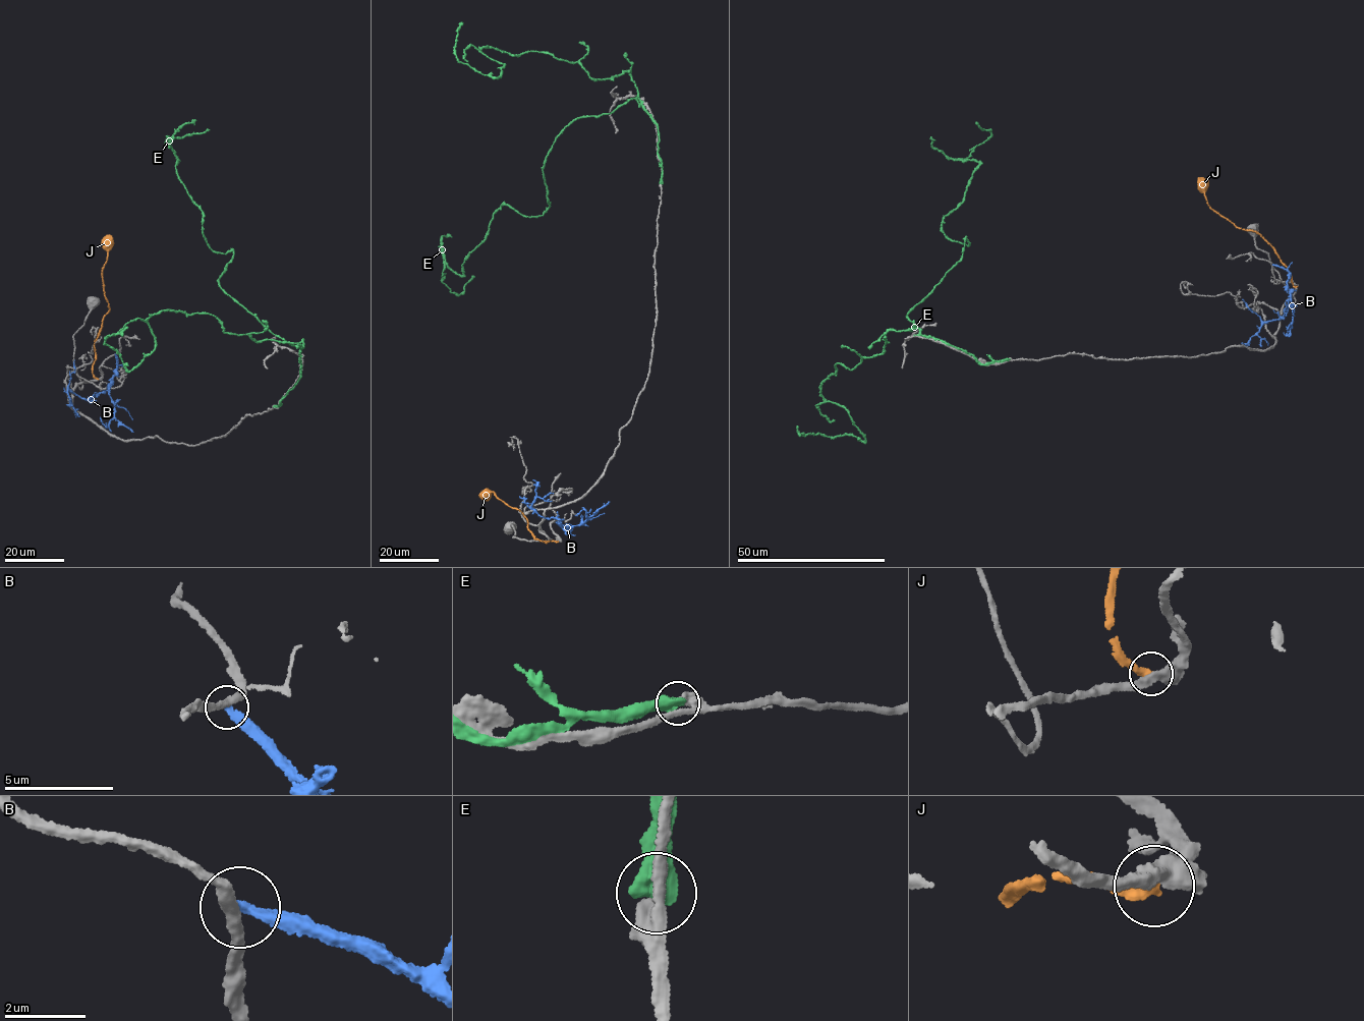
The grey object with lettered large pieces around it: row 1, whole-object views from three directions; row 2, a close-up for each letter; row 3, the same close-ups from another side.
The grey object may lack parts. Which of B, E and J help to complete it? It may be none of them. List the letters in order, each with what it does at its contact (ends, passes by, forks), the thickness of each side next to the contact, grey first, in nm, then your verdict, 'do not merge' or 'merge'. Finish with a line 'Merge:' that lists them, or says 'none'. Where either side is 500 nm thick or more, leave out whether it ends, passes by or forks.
B: it ends; calibres 280 and 300 nm; do not merge
E: calibres 320 and 650 nm; do not merge
J: it ends; calibres 440 and 300 nm; do not merge
Merge: none

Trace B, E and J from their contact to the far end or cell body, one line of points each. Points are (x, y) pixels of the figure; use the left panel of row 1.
B: (115, 353), (116, 369), (106, 390), (91, 400), (67, 391), (79, 416)
E: (275, 406), (301, 377), (300, 349), (221, 288), (232, 251), (210, 248), (203, 210), (165, 143), (210, 129)
J: (98, 379), (92, 373), (94, 343), (109, 310), (102, 272), (110, 246), (109, 235)

